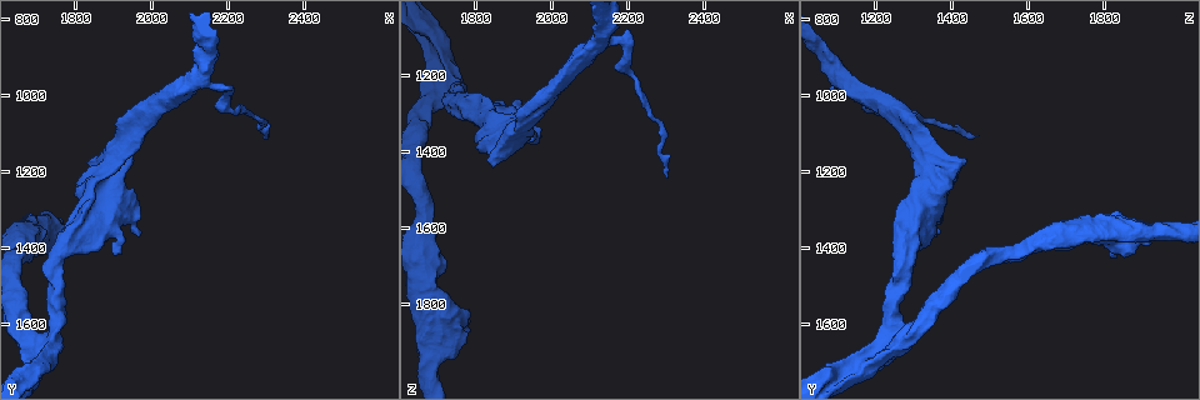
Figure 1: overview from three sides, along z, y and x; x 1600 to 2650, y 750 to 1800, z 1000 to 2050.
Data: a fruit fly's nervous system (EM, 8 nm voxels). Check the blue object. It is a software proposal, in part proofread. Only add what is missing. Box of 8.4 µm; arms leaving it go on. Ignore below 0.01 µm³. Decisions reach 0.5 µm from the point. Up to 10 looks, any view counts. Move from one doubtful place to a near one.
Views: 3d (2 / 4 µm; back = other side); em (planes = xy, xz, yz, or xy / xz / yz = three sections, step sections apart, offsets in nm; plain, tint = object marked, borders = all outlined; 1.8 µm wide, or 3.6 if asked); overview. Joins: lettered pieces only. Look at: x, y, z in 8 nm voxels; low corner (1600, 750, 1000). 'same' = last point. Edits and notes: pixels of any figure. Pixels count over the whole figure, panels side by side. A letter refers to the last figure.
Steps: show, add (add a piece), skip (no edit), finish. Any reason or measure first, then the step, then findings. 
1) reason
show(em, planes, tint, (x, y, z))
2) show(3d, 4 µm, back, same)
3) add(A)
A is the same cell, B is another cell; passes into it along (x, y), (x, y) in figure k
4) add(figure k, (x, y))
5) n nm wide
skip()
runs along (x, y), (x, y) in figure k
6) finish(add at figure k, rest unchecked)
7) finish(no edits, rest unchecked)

an open end
show(em, planes, borders, (1845, 1170, 1430))

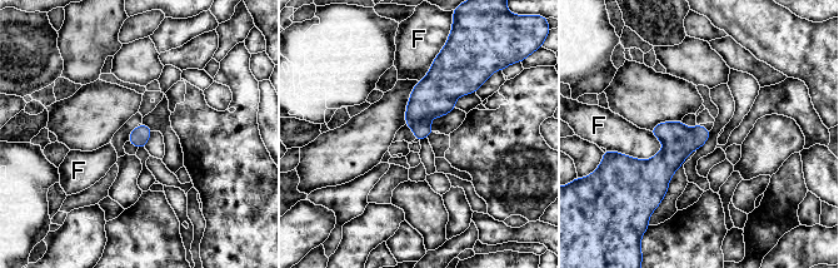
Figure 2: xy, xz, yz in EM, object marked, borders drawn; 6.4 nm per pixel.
skip()
F is another cell; border along (663, 143), (648, 159), (615, 152) in figure 2; none of them fits

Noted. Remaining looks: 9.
an open end
show(3d, 4 µm, back, (2295, 1110, 1465))

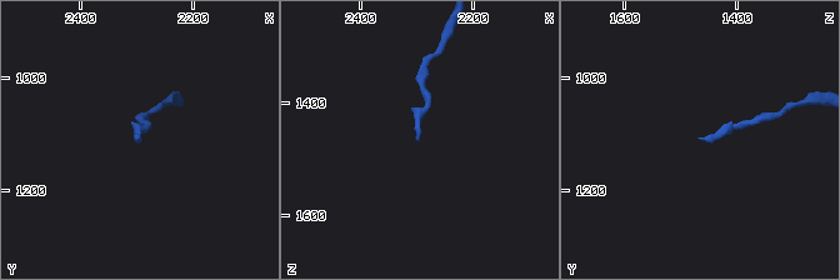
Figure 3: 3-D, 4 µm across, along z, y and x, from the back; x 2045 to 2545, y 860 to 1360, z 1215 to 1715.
now the EM
show(em, planes, borders, (2295, 1105, 1460))

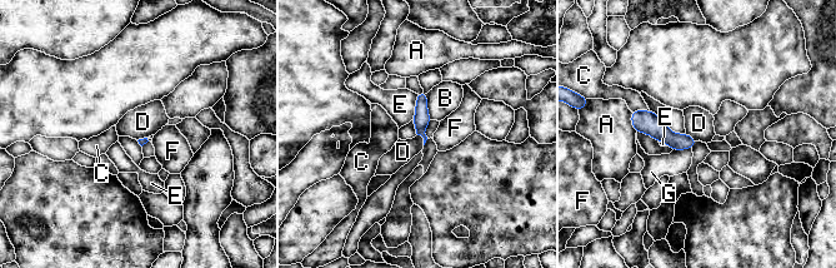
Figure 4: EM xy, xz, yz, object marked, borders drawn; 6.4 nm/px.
skip()
A, B, C, D, E, F and G are other cells; no lettered piece goes on from it

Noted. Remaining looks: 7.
stops while still wide
show(em, planes, tint, (1965, 1375, 1365))

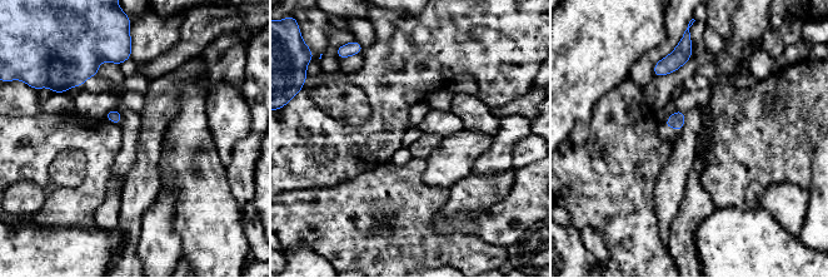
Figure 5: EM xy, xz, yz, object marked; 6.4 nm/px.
show(em, planes, borders, same)

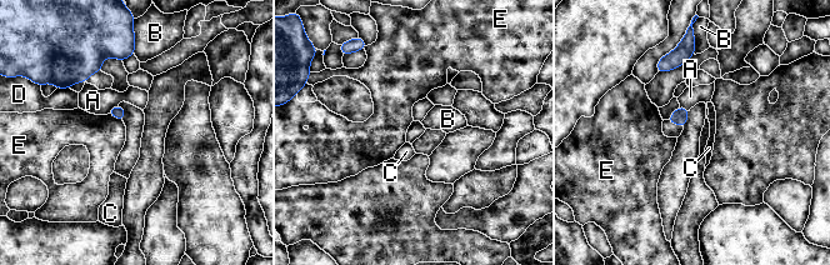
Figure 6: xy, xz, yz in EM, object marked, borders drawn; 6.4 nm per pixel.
skip()
A, B, C, D and E are other cells; border along (108, 114), (121, 121) in figure 6; none of them fits

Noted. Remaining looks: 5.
calibre changes
show(3d, 4 µm, (1680, 1360, 1875))

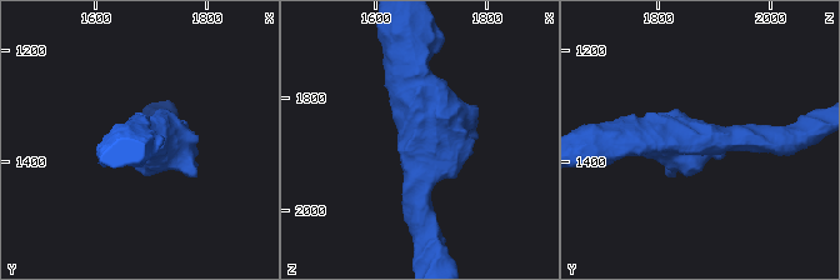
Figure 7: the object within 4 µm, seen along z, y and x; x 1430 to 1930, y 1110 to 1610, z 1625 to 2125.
show(em, xz, step 4, tint, (1680, 1355, 1870))

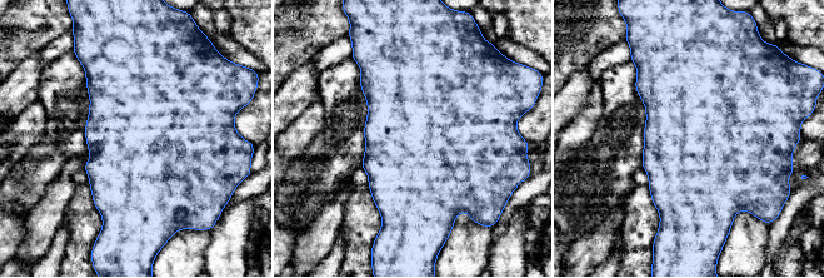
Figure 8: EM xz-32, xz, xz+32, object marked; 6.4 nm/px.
cut it another way
show(em, planes, borders, same)

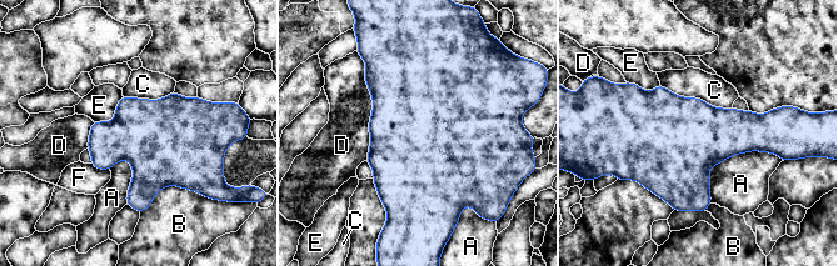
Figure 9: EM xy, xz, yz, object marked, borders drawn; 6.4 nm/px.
500 nm wide
skip()
A, B, C, D, E and F are other cells; border along (123, 96), (110, 120), (93, 121) in figure 9; none of them fits

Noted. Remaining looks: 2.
finish(no edits, rest unchecked)

